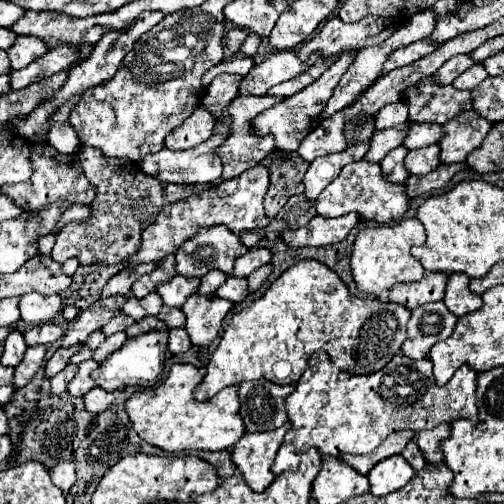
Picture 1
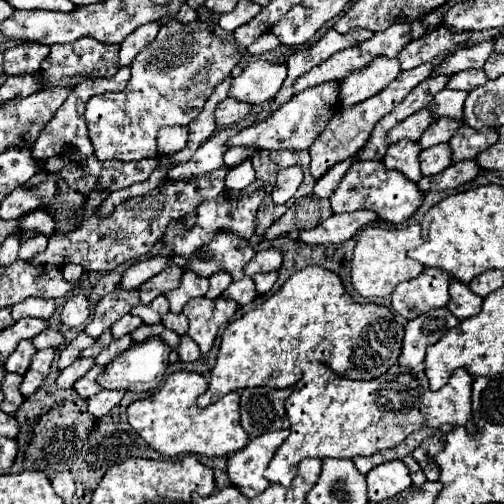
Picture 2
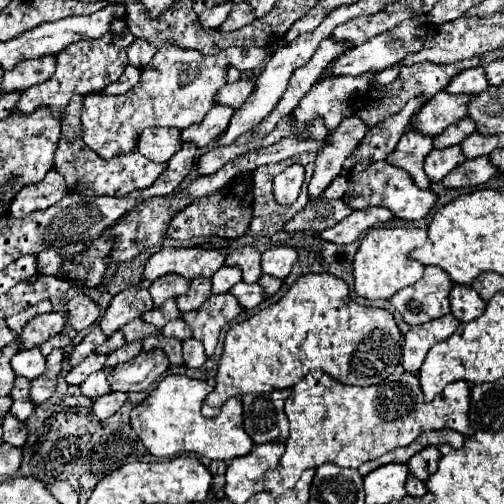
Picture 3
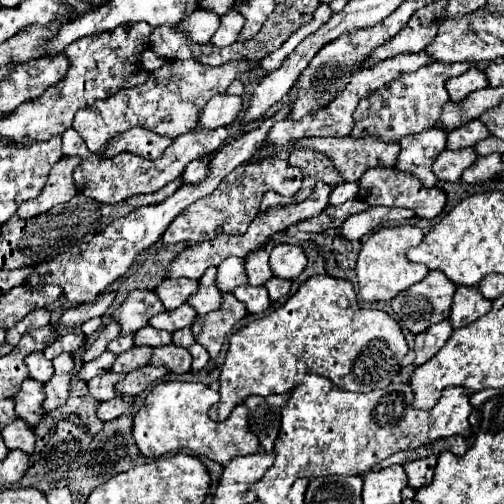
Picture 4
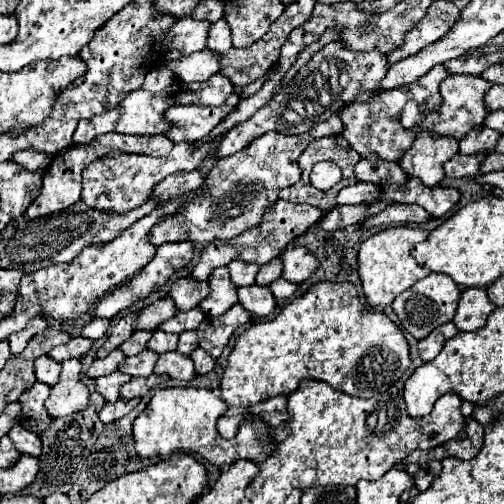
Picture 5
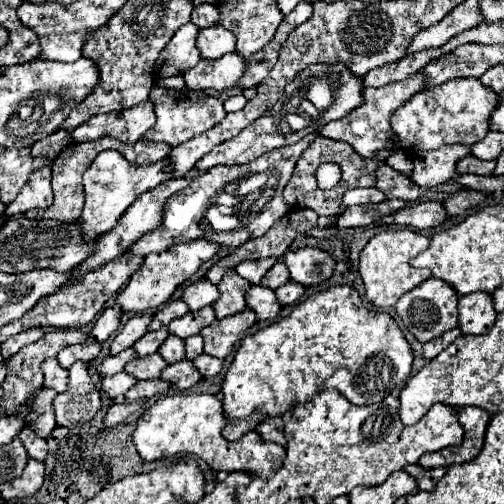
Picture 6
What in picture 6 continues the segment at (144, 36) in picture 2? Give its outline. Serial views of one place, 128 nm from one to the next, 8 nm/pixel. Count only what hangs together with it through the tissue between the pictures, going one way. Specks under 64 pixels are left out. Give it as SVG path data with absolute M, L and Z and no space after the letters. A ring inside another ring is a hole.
M236 52L222 56L220 60L200 60L196 68L184 74L186 86L192 90L226 90L234 88L244 70L244 58Z

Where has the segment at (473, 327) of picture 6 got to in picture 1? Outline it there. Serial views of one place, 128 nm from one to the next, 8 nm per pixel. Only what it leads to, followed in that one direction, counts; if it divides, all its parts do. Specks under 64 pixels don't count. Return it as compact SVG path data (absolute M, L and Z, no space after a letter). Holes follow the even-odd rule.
M462 272L450 274L450 280L448 280L448 286L446 286L444 304L456 316L464 316L464 314L474 312L474 310L478 310L482 306L482 298L468 288L468 280L470 278L464 276Z

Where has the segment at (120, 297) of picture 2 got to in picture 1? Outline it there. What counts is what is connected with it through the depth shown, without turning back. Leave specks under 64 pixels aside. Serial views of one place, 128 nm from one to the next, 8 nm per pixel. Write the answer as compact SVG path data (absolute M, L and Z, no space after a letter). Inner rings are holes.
M114 296L106 300L94 302L90 308L80 312L74 322L68 322L64 336L58 340L60 348L70 348L76 344L82 344L94 330L100 330L110 318L122 312L122 304L126 302L126 296Z

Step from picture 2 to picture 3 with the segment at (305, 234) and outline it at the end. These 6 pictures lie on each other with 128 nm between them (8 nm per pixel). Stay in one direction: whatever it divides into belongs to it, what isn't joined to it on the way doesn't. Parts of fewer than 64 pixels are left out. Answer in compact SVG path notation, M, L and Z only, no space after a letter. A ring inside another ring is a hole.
M364 208L364 210L354 210L350 216L346 216L340 224L326 228L324 232L320 232L318 236L326 242L334 242L334 244L350 244L352 240L356 240L362 232L370 230L372 226L380 224L380 222L388 222L392 218L392 212L388 212L386 208Z

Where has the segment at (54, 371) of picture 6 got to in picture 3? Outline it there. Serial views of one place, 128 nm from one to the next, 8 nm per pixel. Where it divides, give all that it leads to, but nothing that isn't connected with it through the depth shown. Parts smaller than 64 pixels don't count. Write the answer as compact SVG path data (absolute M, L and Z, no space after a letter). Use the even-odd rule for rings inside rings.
M30 348L30 350L20 350L14 358L12 358L12 370L16 372L16 376L24 376L28 380L34 380L36 376L40 376L44 372L44 356L40 354L38 348Z

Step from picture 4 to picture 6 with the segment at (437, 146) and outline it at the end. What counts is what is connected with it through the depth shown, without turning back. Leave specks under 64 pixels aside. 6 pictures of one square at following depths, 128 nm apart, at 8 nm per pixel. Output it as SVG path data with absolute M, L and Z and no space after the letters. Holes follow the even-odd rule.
M444 146L438 150L416 152L412 156L412 182L422 188L432 188L444 184L456 174L456 160L470 154L470 146Z

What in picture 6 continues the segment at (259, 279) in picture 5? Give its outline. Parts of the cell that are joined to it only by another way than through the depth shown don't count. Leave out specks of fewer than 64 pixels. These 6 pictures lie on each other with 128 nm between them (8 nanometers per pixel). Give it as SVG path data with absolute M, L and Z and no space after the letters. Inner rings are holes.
M278 260L268 272L266 272L266 276L262 278L262 286L266 286L266 288L272 288L272 290L276 290L280 284L284 284L284 282L288 282L290 280L290 272L288 272L288 268L286 268L286 264L282 262L282 260Z

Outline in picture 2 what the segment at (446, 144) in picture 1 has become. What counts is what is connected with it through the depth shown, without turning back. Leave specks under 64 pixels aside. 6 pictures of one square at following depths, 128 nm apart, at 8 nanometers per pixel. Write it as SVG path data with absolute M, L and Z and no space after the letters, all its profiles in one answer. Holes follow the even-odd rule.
M462 122L462 126L454 132L452 140L448 142L450 148L452 148L452 160L454 162L472 160L480 152L490 148L496 140L498 140L498 132L496 130L492 130L492 128L474 130L474 128L468 128L468 124Z

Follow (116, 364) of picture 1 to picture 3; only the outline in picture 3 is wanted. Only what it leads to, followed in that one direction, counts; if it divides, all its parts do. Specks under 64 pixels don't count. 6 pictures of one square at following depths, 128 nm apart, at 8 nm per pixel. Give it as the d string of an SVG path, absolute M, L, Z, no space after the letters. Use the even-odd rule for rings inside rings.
M154 348L152 352L140 352L140 356L136 356L136 360L130 360L128 364L112 368L108 382L112 384L112 390L146 392L162 378L168 366L168 356Z

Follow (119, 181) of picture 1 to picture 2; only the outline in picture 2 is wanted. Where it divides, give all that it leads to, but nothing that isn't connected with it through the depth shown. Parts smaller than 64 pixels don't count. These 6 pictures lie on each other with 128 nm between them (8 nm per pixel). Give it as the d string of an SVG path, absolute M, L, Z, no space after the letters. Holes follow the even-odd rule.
M120 68L116 72L116 76L112 78L96 78L96 80L82 80L76 88L72 88L70 96L64 100L64 104L58 108L56 116L52 116L52 120L48 122L48 128L44 128L44 132L40 132L40 136L36 138L36 144L32 144L32 156L40 162L46 162L50 156L58 156L60 148L64 146L64 142L72 142L82 156L92 156L94 148L90 144L88 129L84 120L85 105L88 100L96 95L105 92L121 92L122 88L126 88L126 76L130 76L130 68ZM220 168L216 172L208 172L206 176L188 180L188 182L166 182L164 186L156 188L156 198L146 198L146 196L136 196L124 200L124 204L118 204L112 214L100 216L100 204L110 196L110 192L92 192L88 196L84 214L78 218L72 218L78 222L76 228L68 232L56 232L50 236L48 248L40 254L36 254L30 264L54 264L54 266L64 266L68 262L80 264L86 272L96 270L96 272L110 272L116 266L140 258L152 250L156 242L160 242L166 224L170 220L176 220L180 216L186 216L192 212L196 206L202 202L218 196L224 190L224 176L228 168Z

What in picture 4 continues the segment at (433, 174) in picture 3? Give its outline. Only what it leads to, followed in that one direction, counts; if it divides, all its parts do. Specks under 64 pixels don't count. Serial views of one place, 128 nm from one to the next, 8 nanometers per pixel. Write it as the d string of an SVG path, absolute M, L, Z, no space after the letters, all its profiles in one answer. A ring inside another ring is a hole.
M462 148L460 152L452 152L452 150L444 150L432 164L432 172L436 174L438 180L446 180L446 182L458 182L464 168L468 168L472 162L476 160L476 152L474 148Z

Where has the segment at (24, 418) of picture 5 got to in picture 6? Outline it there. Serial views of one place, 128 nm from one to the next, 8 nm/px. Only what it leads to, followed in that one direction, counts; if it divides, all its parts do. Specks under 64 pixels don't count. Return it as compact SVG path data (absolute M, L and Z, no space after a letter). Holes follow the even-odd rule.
M40 388L30 406L30 412L26 414L26 426L32 428L42 438L48 438L50 432L56 428L54 410L52 410L52 400L56 394L58 394L56 390Z

